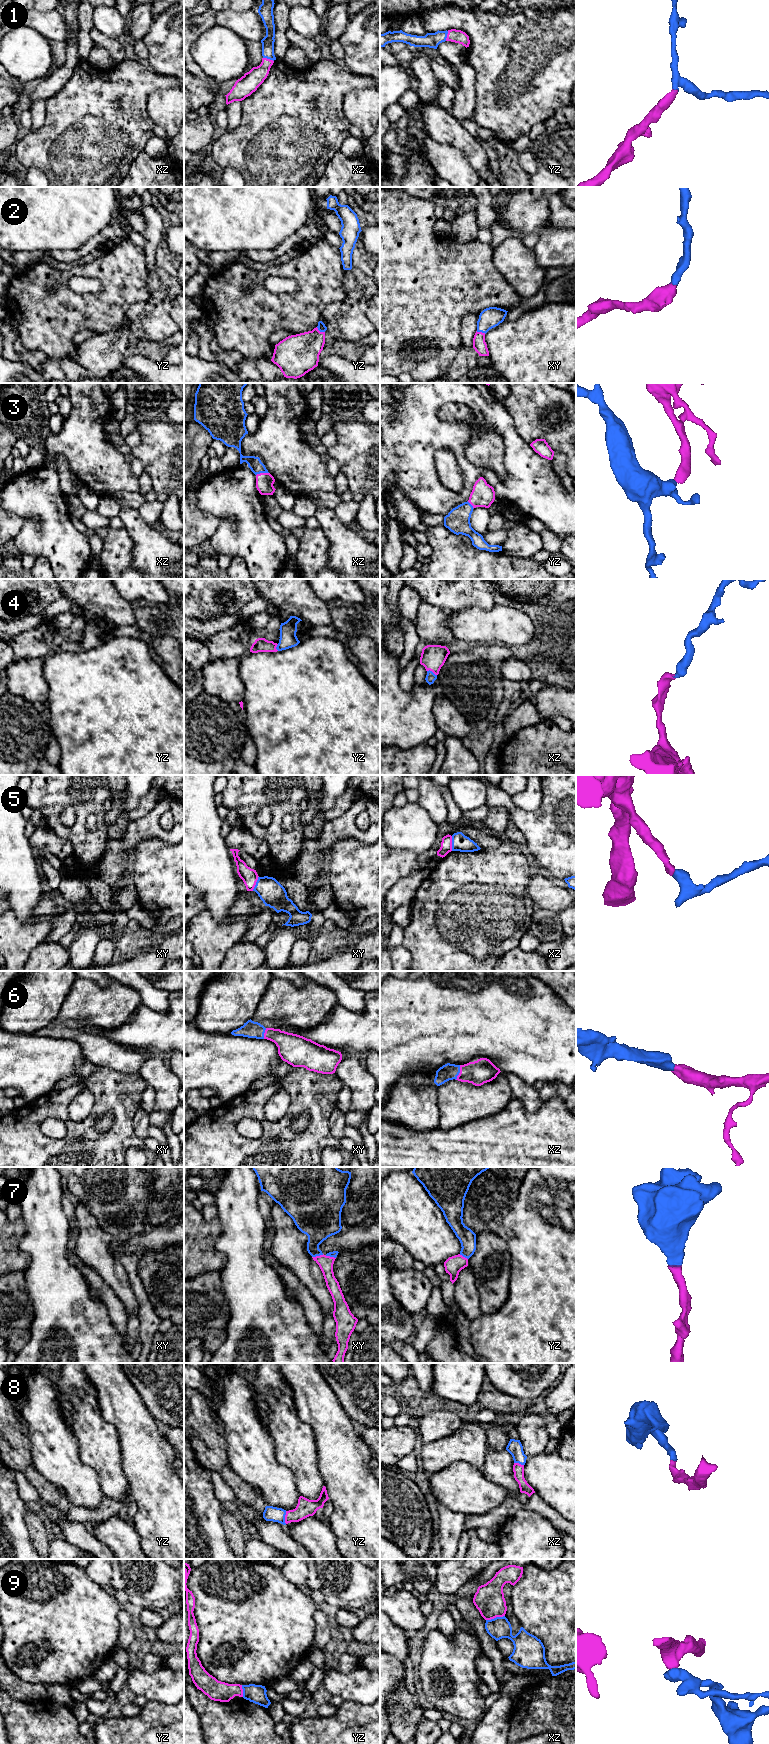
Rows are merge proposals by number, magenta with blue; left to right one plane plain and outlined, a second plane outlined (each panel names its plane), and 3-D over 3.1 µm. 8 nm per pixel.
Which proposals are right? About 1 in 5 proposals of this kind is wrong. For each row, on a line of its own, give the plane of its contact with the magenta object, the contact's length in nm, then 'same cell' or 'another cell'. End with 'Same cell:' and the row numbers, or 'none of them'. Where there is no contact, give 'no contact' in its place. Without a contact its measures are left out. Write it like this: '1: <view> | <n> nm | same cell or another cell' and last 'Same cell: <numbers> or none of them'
1: xz | 90 nm | same cell
2: yz | 80 nm | same cell
3: xz | 110 nm | same cell
4: xz | 90 nm | same cell
5: xz | 120 nm | another cell
6: xz | 130 nm | same cell
7: xy | 100 nm | same cell
8: yz | 100 nm | same cell
9: xz | 160 nm | another cell
Same cell: 1, 2, 3, 4, 6, 7, 8

